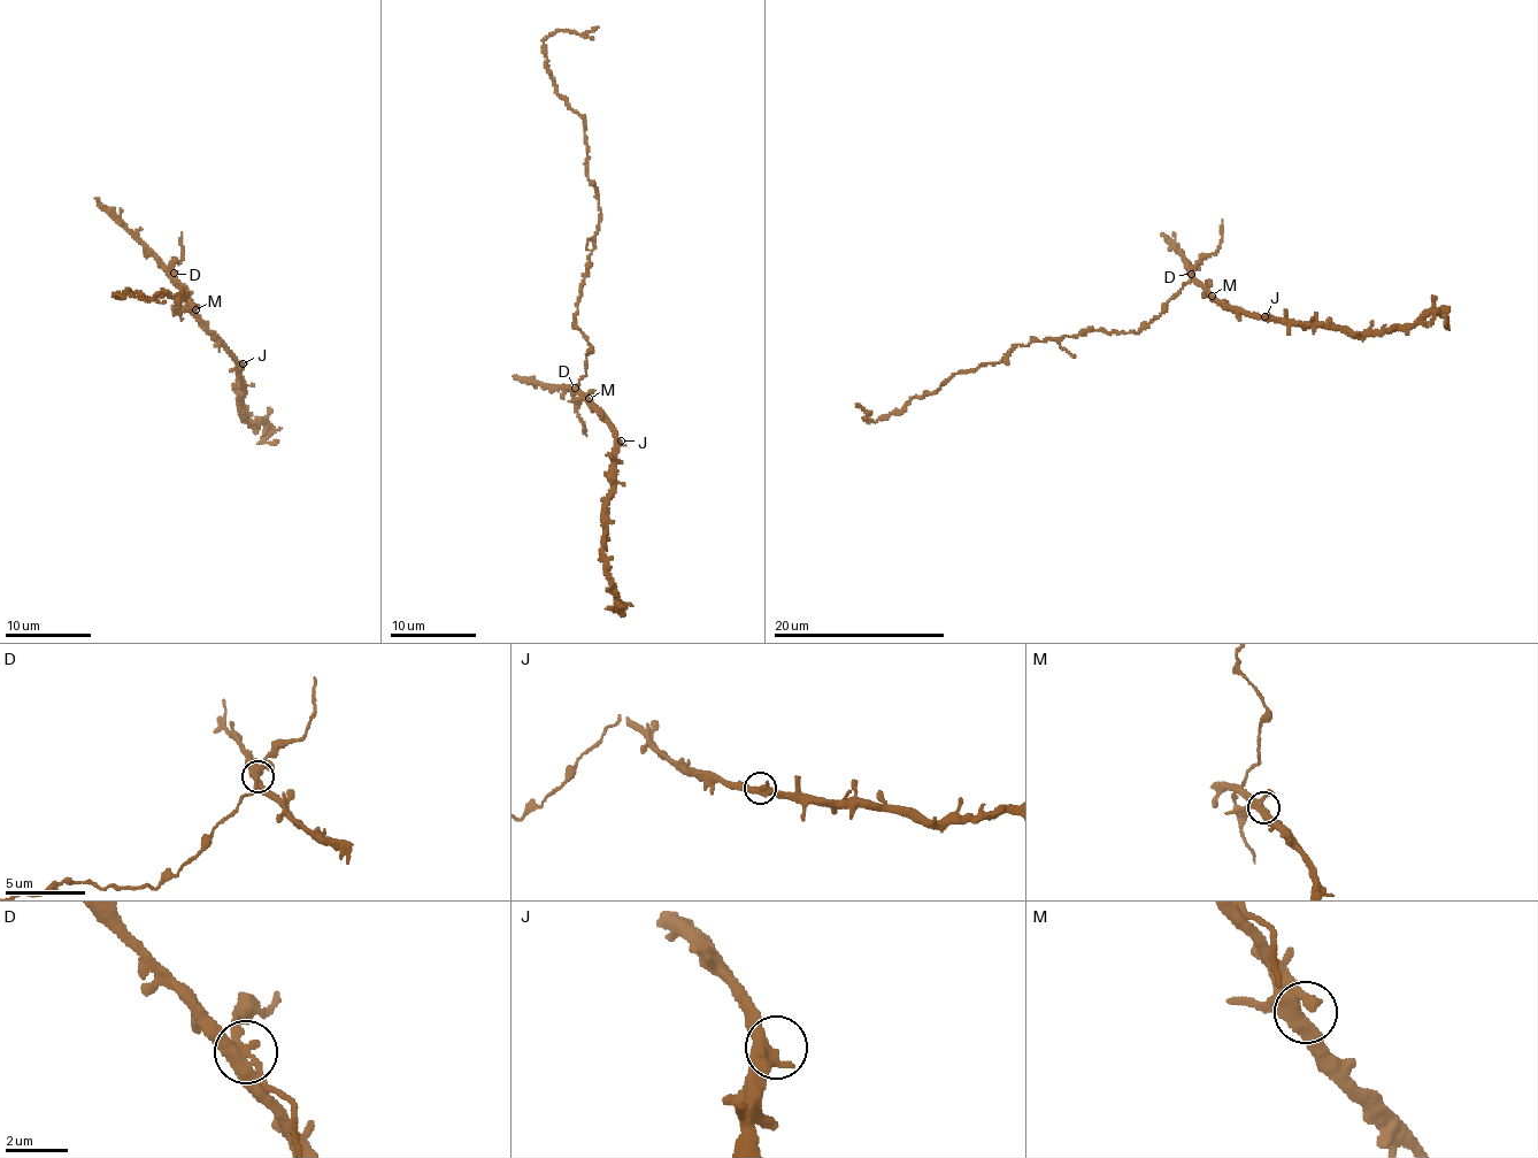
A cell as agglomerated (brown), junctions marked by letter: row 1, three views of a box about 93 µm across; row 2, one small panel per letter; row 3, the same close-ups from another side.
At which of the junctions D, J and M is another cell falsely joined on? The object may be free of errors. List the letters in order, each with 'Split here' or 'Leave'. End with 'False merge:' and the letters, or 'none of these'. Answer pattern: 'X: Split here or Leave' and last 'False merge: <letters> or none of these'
D: Split here
J: Leave
M: Leave
False merge: D

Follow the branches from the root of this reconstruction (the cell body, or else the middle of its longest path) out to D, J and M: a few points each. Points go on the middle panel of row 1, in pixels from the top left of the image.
D: (583, 337), (592, 349), (586, 358), (586, 375), (575, 388)
J: (583, 337), (592, 349), (586, 358), (586, 375), (575, 389), (599, 411), (621, 441)
M: (583, 337), (592, 349), (586, 358), (586, 375), (575, 389), (589, 398)

